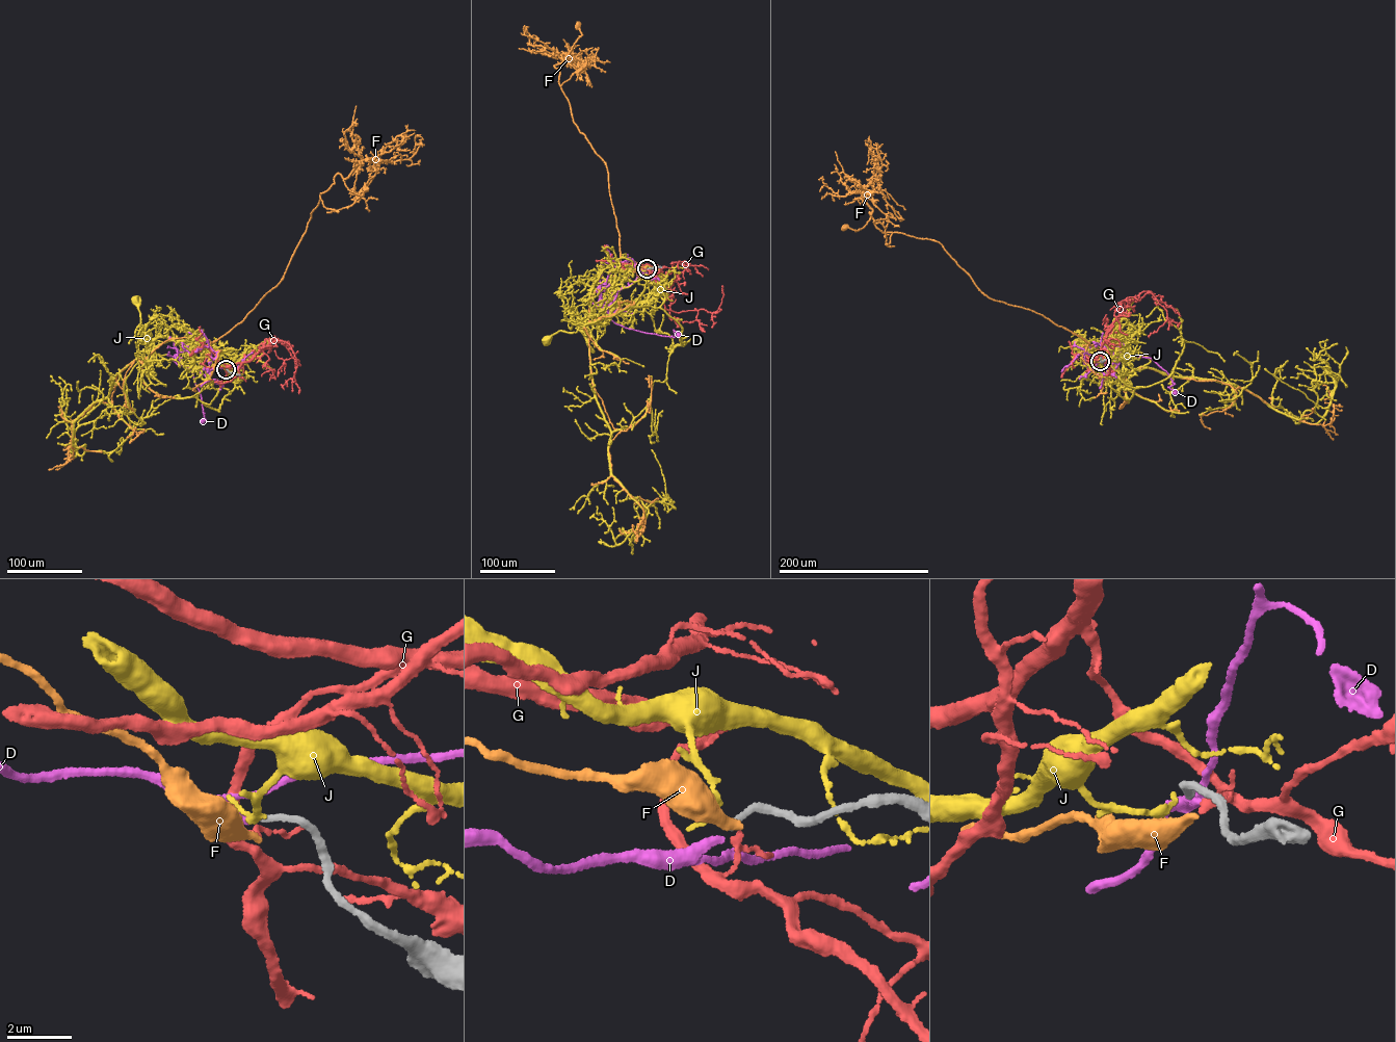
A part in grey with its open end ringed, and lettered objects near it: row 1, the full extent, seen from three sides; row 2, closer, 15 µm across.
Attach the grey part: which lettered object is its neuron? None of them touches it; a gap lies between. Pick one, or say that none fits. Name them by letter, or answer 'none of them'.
D

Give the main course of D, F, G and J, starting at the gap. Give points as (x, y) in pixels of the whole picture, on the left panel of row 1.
D: (226, 369), (217, 367), (204, 374), (179, 365), (173, 357), (176, 355), (192, 373), (201, 397), (203, 421)
F: (226, 369), (214, 365), (220, 350), (211, 342), (280, 283), (321, 193), (338, 173), (350, 190), (365, 189)
G: (226, 369), (248, 362), (268, 343), (265, 339), (277, 340), (294, 360), (292, 381), (299, 387), (298, 393)
J: (226, 369), (212, 358), (192, 356), (175, 340), (153, 339), (141, 334), (140, 312), (135, 300)

